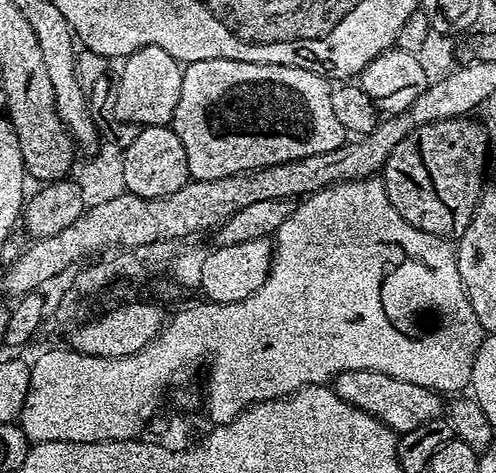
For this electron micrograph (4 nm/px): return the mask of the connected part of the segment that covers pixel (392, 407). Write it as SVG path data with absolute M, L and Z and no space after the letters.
M346 370L336 375L330 386L336 391L338 398L378 418L397 434L412 431L437 419L446 408L445 401L440 401L443 400L441 393L426 386L414 386L414 382L402 382L402 378L390 378L390 374L382 374L378 370Z

